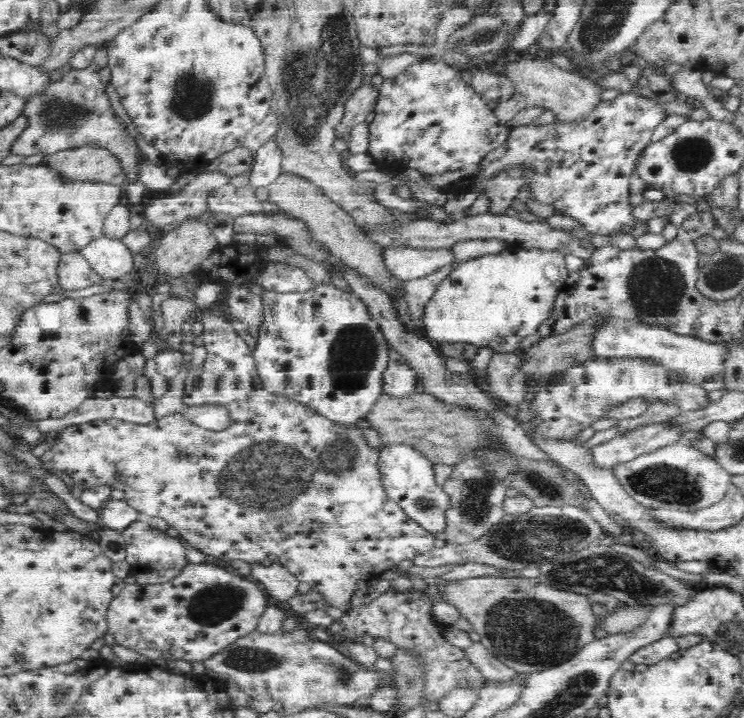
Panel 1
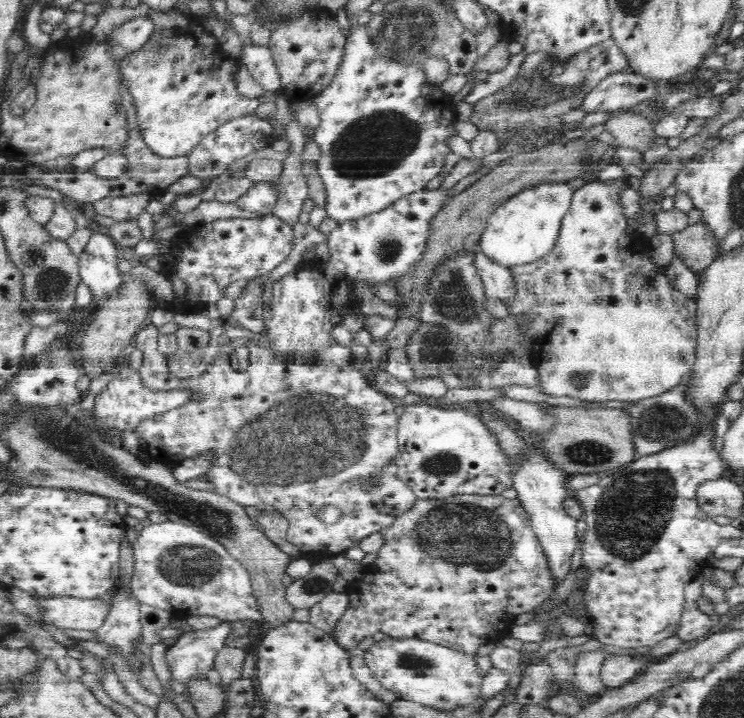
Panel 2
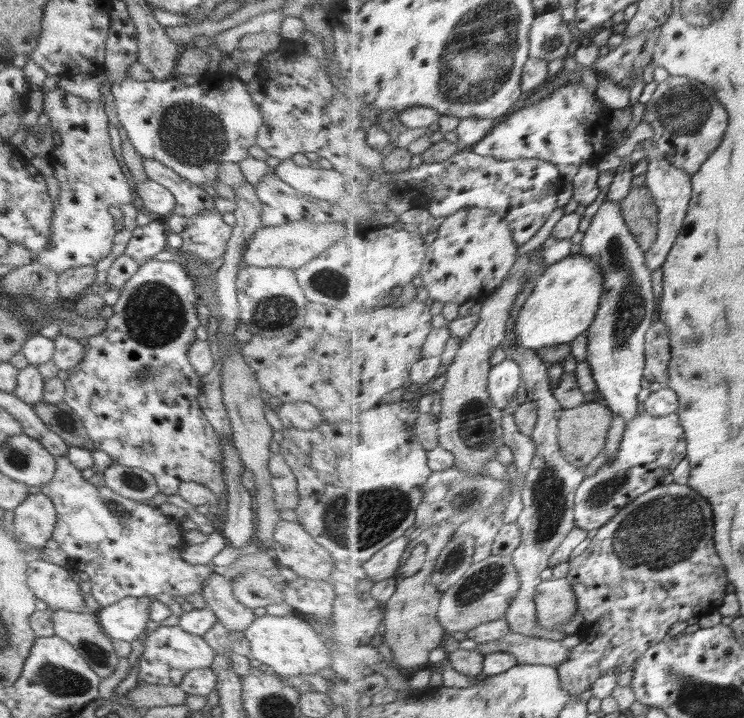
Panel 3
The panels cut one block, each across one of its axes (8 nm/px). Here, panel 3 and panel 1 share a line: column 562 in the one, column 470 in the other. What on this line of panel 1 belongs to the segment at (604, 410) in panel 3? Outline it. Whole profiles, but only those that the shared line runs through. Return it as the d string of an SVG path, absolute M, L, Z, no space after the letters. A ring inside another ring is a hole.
M415 393L406 397L383 394L364 419L368 420L369 428L378 432L382 448L394 445L410 446L429 461L450 466L457 464L460 452L466 452L480 444L482 430L489 428L494 434L499 434L493 421L476 421L465 410L454 404L441 402L432 394Z

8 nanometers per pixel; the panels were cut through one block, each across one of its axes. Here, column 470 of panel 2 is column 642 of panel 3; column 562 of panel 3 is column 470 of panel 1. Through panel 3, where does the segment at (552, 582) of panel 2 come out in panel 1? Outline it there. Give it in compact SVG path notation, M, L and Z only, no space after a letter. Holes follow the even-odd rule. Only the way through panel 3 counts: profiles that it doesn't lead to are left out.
M435 584L428 587L428 593L426 594L415 590L410 593L398 593L390 589L364 606L347 610L339 621L344 626L342 635L348 639L359 640L362 639L364 634L368 634L372 638L378 638L378 636L387 638L400 648L417 648L417 650L421 650L427 658L425 663L429 670L427 698L430 701L438 701L444 696L444 692L458 686L458 684L478 686L481 672L470 665L461 649L446 641L441 634L446 627L445 625L431 623L429 598L434 601L441 600L440 595L436 593Z

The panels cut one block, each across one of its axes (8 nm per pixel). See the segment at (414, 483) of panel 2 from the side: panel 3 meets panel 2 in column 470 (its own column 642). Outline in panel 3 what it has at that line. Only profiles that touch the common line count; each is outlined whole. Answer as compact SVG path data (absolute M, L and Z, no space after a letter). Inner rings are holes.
M646 412L638 415L632 422L628 422L617 458L615 460L610 458L609 462L594 476L586 478L577 492L577 526L586 530L596 530L596 528L600 530L638 497L664 484L664 480L673 474L687 458L689 458L689 439L678 412L666 416L652 416Z

